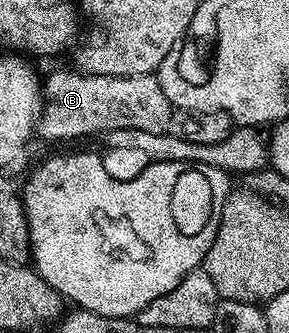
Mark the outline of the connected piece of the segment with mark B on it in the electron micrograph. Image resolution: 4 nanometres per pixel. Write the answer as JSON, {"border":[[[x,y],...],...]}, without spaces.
{"border":[[[60,69],[42,81],[44,105],[35,132],[46,140],[72,141],[75,137],[92,137],[95,133],[103,135],[119,129],[162,133],[171,126],[174,106],[166,99],[166,91],[162,91],[155,76],[143,73],[133,77],[111,77],[69,69]]]}

